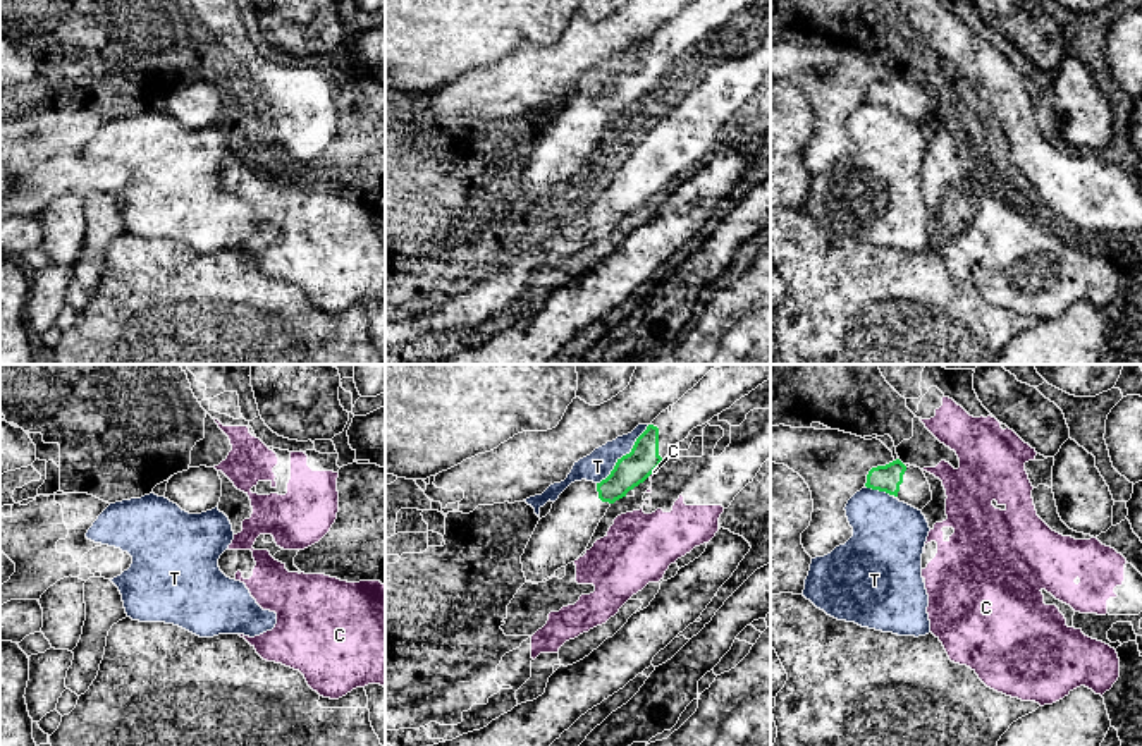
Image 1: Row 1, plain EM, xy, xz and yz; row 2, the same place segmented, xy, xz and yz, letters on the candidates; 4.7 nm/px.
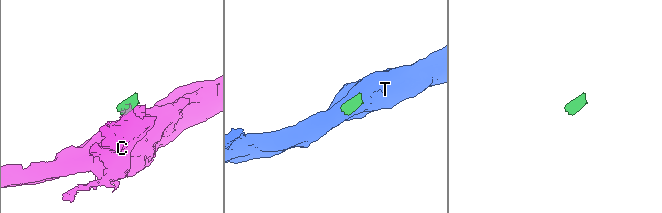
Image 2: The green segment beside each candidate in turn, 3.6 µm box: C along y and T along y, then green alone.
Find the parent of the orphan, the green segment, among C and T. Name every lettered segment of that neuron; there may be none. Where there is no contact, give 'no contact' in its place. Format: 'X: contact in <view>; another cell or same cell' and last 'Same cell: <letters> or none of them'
C: contact in xz; another cell
T: contact in xz; another cell
Same cell: none of them

